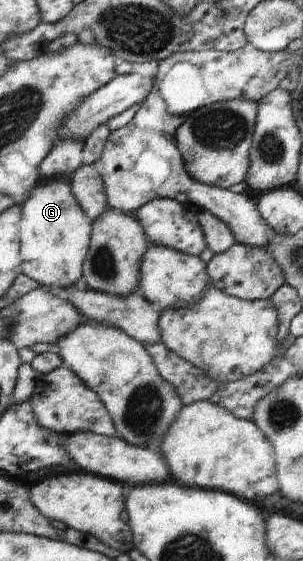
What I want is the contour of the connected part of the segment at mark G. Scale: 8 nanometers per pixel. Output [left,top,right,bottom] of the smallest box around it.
[20,178,92,289]

